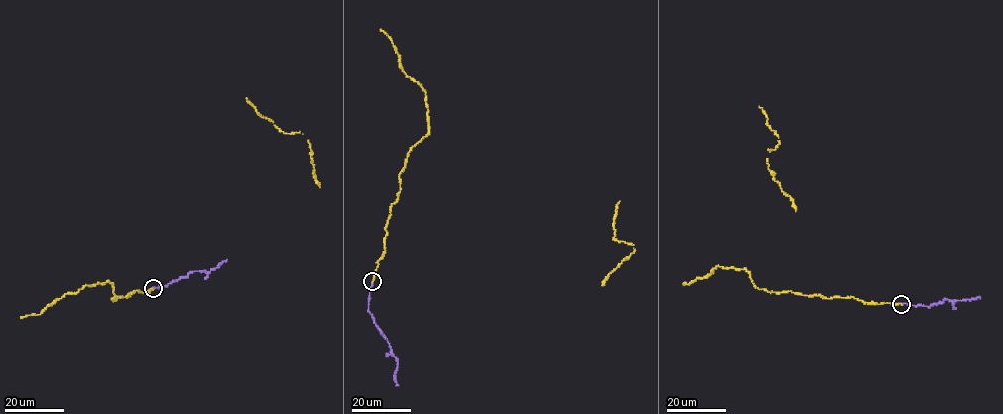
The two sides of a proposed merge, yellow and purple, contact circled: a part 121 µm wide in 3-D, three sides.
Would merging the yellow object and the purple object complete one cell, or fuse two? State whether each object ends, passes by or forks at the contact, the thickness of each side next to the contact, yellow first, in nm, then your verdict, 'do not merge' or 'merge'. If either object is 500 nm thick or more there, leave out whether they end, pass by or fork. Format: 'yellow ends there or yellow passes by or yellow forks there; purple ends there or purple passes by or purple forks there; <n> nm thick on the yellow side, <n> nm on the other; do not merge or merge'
yellow ends there; purple ends there; 80 nm thick on the yellow side, 300 nm on the other; merge

